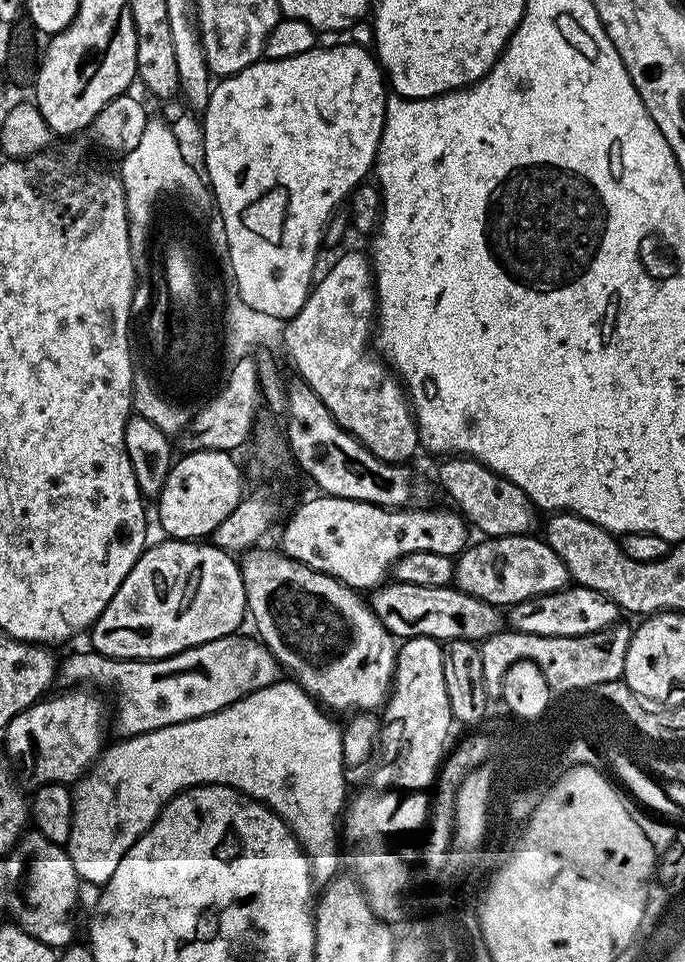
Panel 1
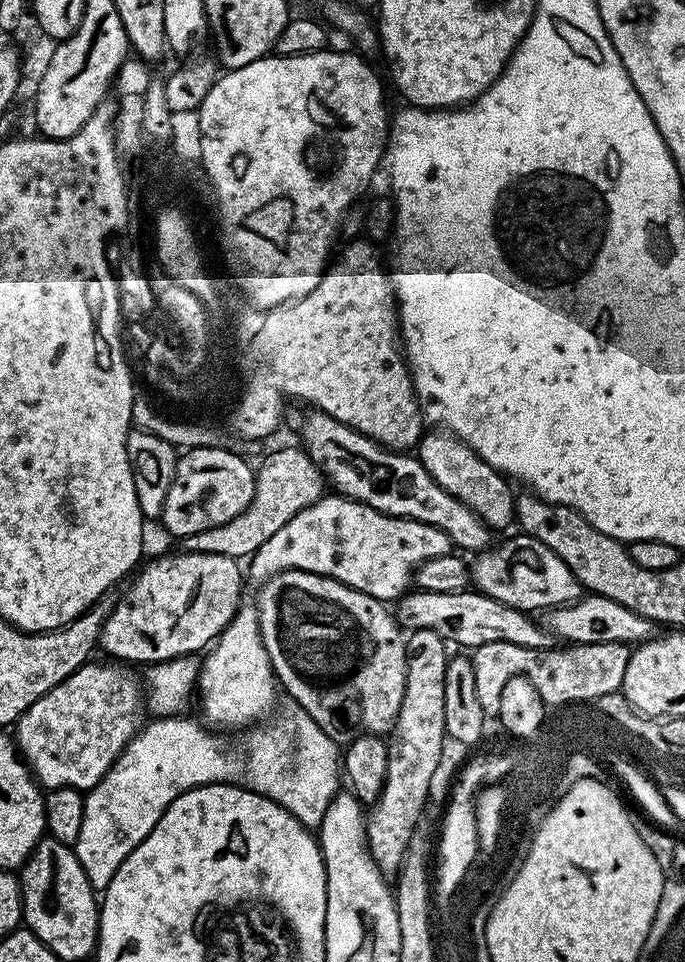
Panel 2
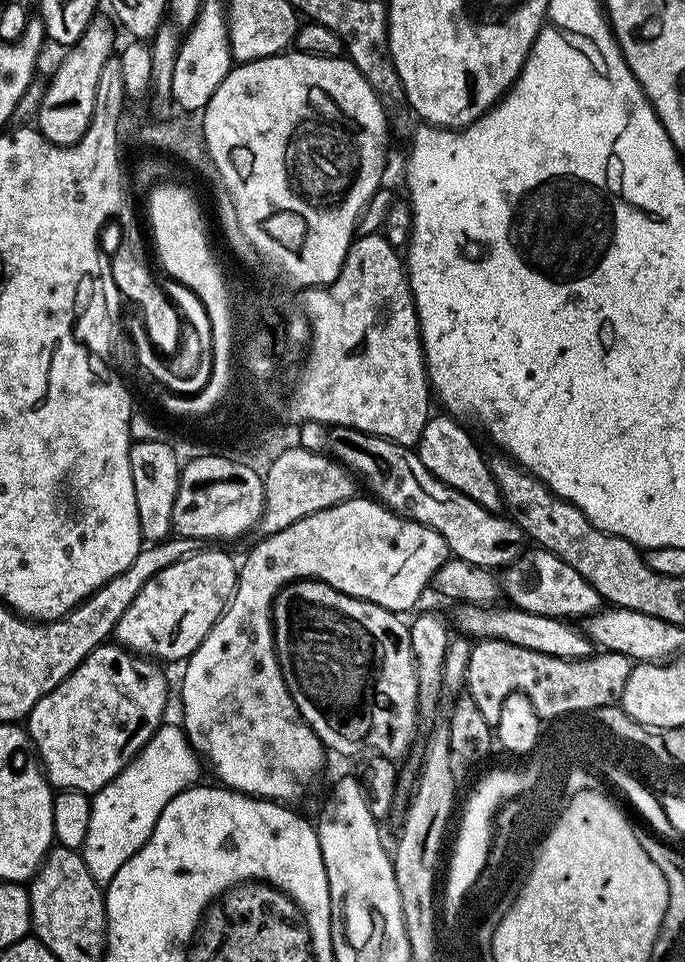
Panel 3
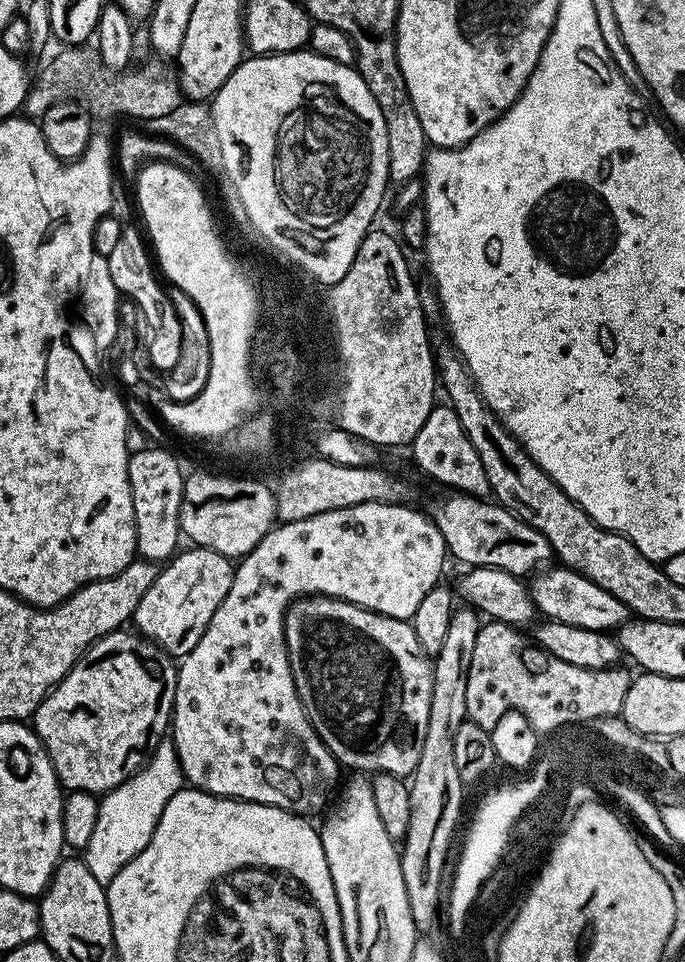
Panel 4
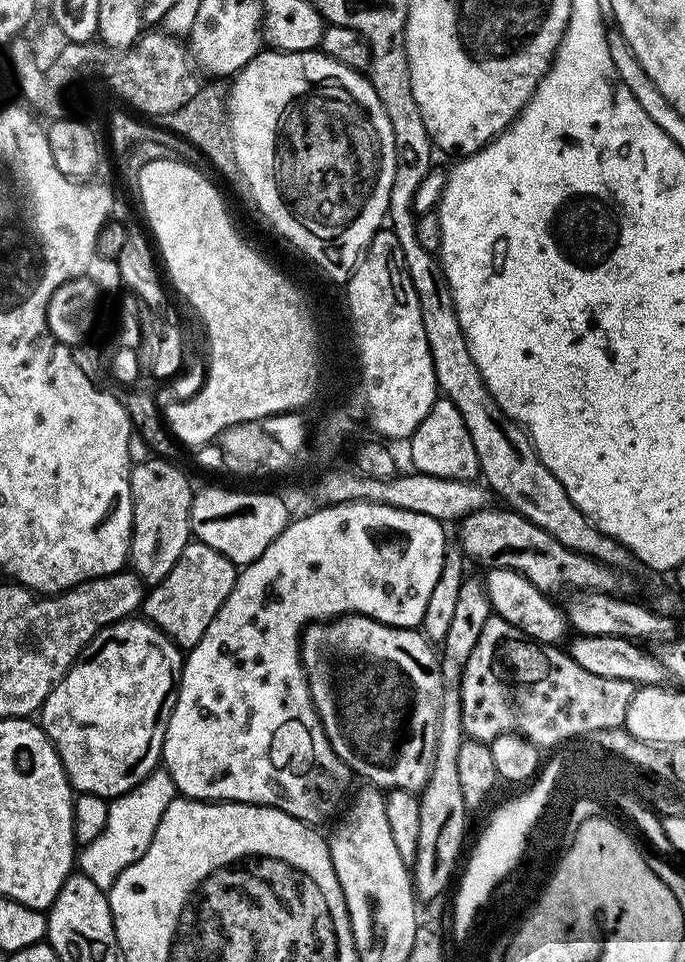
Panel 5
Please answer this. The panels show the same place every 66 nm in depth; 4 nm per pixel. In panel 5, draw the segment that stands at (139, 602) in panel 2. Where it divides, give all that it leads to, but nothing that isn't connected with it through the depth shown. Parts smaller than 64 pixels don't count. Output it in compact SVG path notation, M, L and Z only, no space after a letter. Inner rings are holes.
M190 542L182 550L174 570L170 570L163 582L145 595L143 615L151 624L161 628L180 649L193 648L206 634L206 626L210 626L222 602L226 602L237 571L237 565L231 564L218 550L199 542Z

